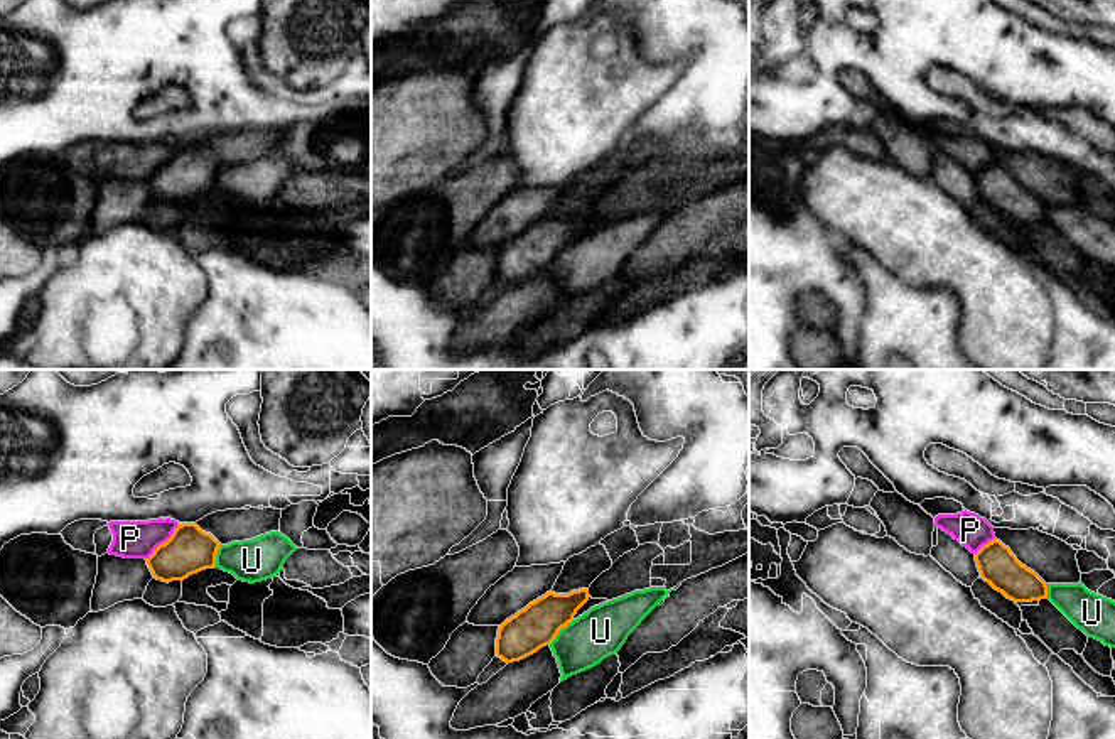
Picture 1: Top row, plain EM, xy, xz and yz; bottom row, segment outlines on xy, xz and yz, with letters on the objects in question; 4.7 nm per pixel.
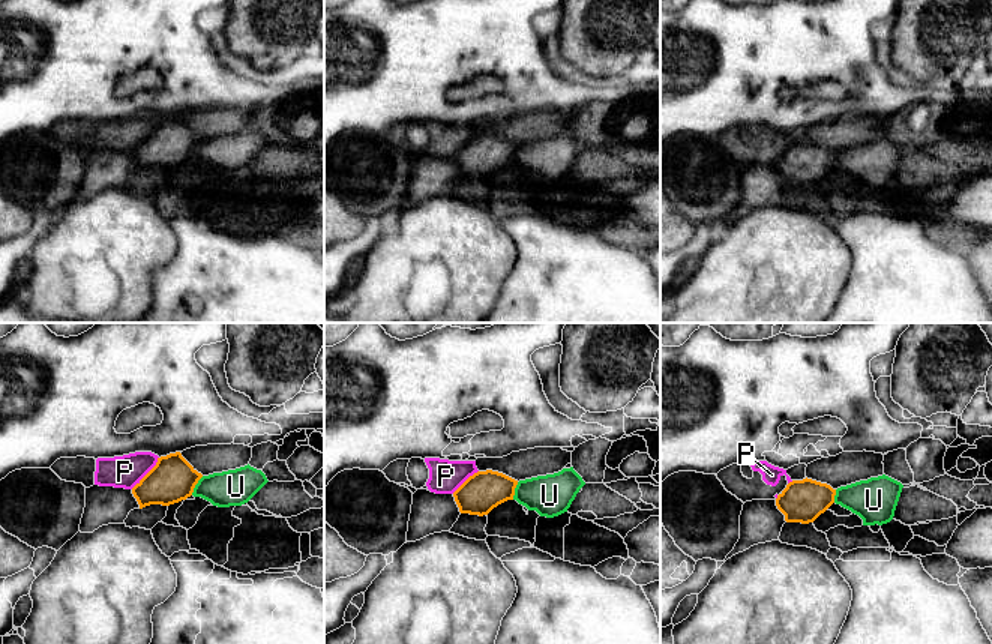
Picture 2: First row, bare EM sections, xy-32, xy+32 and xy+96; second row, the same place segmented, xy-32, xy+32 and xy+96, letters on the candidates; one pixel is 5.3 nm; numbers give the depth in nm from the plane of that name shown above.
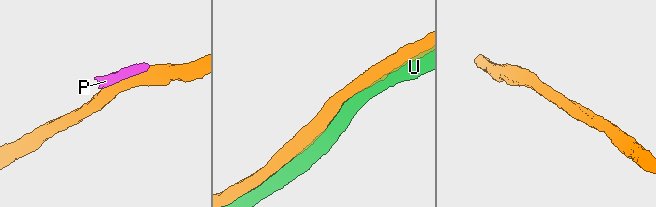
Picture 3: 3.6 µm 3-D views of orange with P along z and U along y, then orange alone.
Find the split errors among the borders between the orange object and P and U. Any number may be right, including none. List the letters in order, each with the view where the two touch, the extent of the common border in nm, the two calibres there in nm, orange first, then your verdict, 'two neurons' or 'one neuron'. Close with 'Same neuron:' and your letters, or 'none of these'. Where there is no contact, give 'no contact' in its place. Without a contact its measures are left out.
P: xy | 240 nm | 220/180 nm | two neurons
U: xz | 170 nm | 200/240 nm | two neurons
Same neuron: none of these

